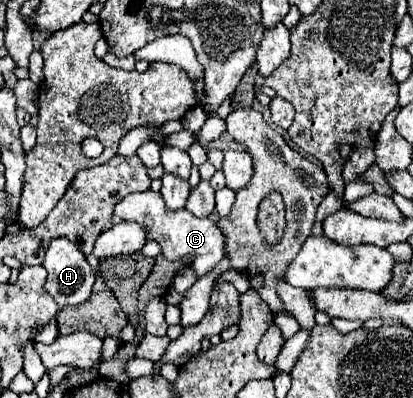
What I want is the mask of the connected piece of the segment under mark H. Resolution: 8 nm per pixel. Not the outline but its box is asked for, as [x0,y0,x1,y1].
[43,238,93,306]

